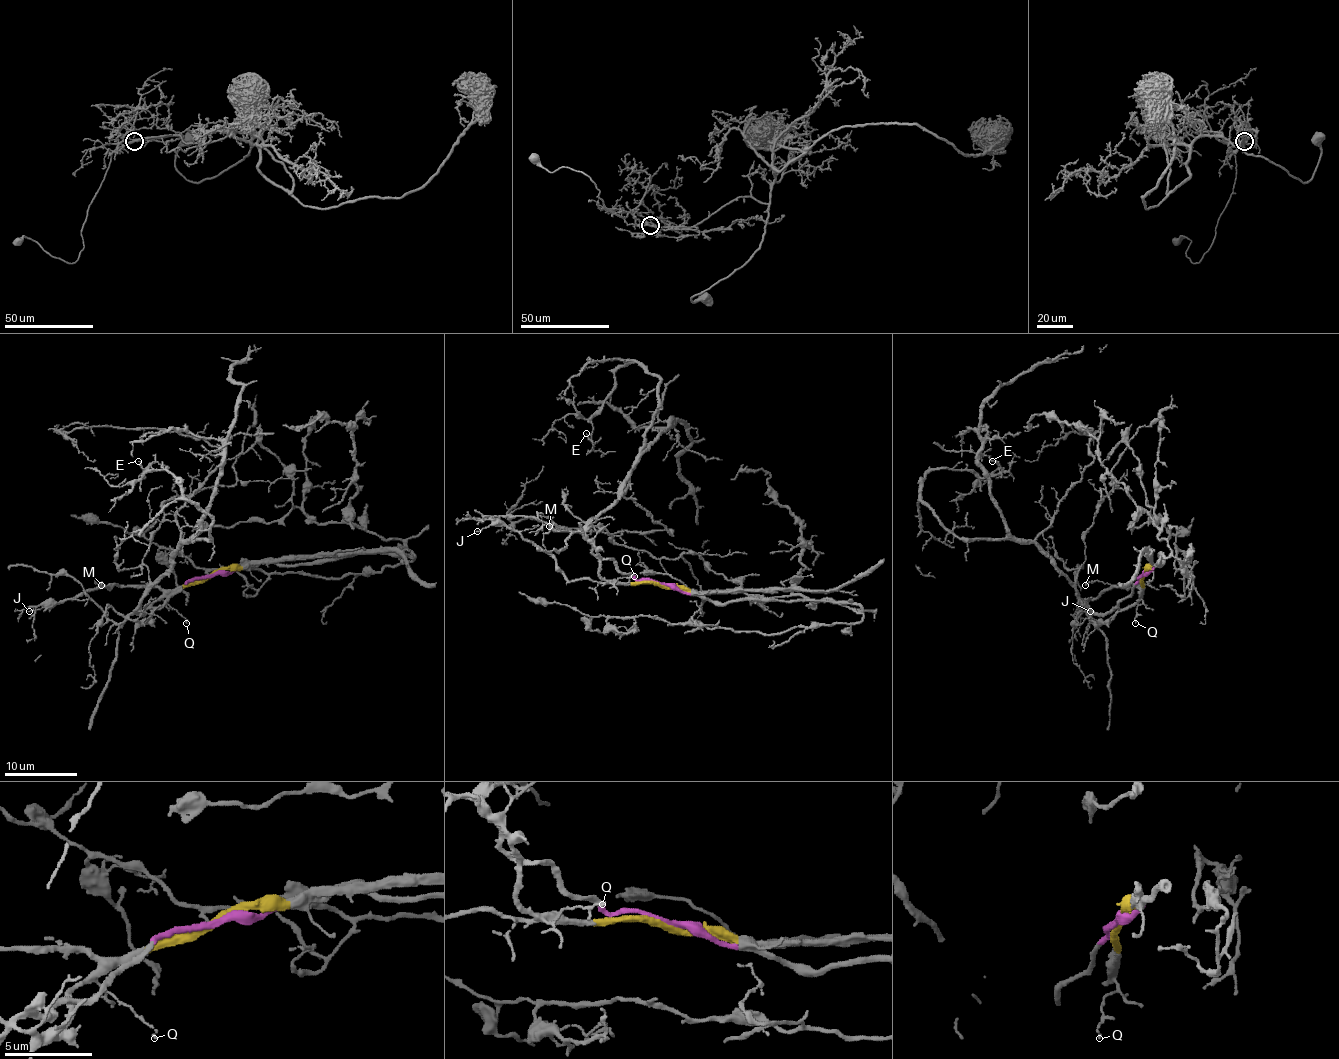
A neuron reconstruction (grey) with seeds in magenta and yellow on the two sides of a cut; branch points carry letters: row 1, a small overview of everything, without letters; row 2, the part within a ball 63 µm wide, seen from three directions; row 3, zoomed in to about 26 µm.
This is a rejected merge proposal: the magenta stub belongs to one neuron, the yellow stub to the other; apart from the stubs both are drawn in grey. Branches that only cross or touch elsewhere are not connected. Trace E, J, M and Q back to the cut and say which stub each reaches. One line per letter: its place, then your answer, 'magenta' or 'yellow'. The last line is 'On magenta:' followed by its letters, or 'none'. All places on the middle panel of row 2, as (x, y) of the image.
E: place (586, 433); magenta
J: place (477, 531); yellow
M: place (549, 526); yellow
Q: place (634, 576); yellow
On magenta: E

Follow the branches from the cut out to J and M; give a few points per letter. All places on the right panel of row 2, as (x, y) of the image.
J: (1142, 574), (1142, 589), (1105, 589), (1084, 605), (1091, 611)
M: (1142, 574), (1142, 589), (1113, 587), (1094, 580), (1085, 585)

